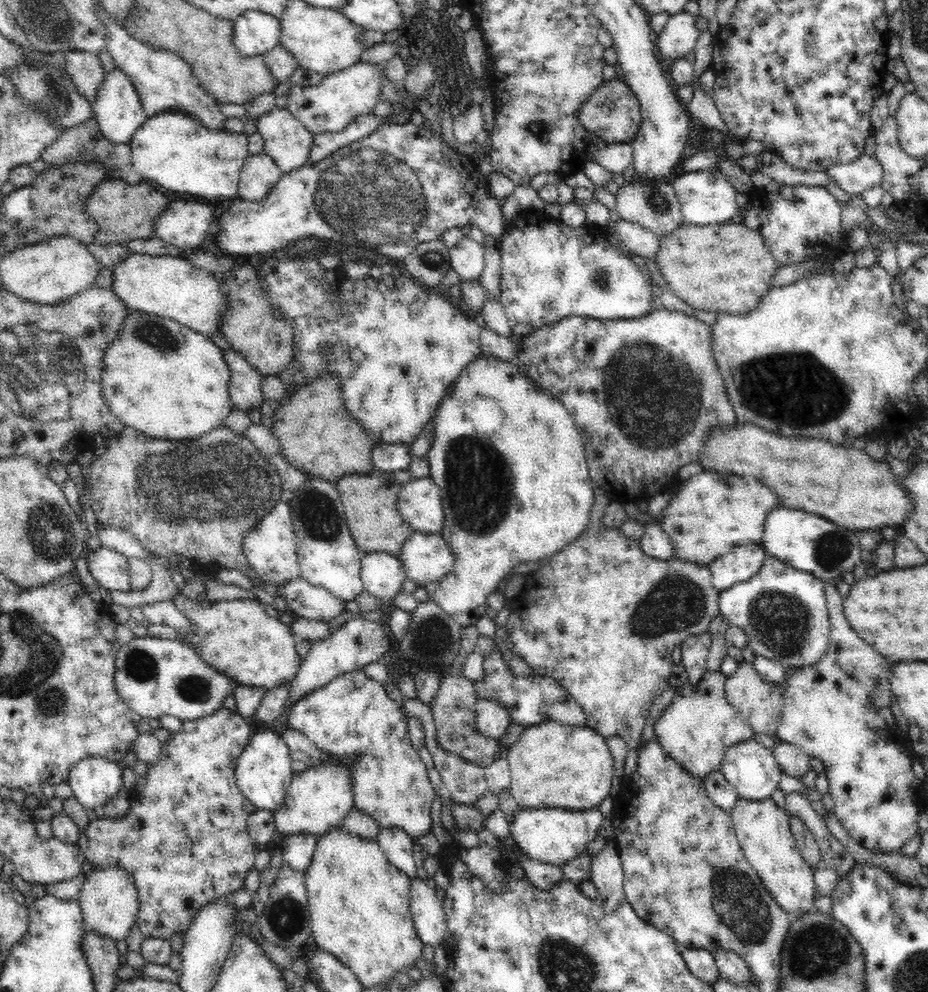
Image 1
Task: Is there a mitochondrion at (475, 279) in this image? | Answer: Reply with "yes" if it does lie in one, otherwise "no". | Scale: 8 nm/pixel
no

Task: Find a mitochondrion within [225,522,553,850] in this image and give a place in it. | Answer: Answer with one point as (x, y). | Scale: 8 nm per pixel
(430, 641)

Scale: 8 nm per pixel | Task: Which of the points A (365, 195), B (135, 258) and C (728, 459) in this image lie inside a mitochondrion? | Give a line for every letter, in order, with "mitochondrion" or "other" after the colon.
A: mitochondrion
B: other
C: other

